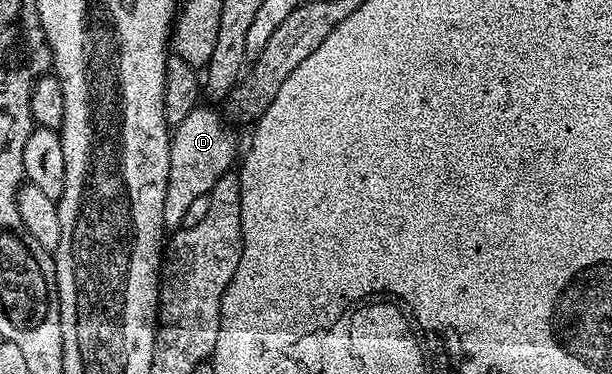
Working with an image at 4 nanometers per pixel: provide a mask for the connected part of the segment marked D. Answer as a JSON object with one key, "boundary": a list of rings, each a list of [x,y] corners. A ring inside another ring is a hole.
{"boundary":[[[199,107],[188,115],[188,119],[173,126],[168,191],[164,195],[164,226],[167,230],[177,230],[184,219],[184,211],[188,211],[188,206],[195,199],[210,194],[214,184],[235,168],[240,145],[238,149],[238,141],[234,138],[233,131],[229,129],[231,126],[227,124],[219,110],[218,113],[214,109]]]}

